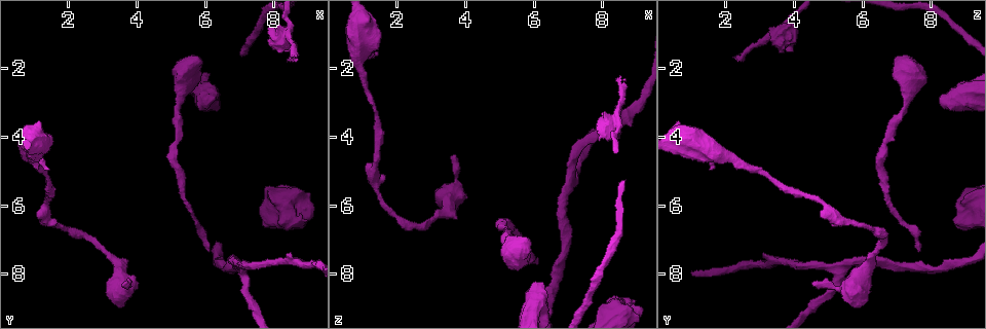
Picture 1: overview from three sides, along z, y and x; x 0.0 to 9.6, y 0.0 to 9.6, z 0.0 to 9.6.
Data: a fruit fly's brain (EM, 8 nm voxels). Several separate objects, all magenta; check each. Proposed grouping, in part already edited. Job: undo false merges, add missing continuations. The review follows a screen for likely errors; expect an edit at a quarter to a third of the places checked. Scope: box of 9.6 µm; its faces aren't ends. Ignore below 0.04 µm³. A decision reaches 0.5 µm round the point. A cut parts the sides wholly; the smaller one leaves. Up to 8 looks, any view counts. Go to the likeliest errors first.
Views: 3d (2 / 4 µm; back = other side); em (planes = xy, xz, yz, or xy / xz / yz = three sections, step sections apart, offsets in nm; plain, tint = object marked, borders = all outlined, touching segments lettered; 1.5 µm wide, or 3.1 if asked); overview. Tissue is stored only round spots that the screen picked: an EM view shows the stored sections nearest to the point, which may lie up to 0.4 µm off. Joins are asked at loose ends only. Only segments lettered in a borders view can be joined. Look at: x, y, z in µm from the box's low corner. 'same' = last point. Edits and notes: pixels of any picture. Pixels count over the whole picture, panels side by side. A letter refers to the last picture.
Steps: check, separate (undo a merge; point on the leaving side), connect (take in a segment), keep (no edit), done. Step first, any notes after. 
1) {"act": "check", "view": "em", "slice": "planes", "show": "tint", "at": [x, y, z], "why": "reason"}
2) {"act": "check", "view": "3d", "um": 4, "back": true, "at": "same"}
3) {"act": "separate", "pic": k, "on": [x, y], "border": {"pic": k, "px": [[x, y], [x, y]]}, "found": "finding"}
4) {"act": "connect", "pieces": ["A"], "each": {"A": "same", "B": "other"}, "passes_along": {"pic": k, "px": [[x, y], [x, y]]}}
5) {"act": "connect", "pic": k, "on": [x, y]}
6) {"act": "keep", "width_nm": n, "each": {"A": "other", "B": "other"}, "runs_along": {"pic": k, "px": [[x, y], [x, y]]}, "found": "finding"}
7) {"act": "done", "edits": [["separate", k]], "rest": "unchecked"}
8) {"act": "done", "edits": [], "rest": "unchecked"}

{"act": "check", "view": "3d", "um": 2, "at": [8.45, 1.75, 2.30], "why": "free end"}

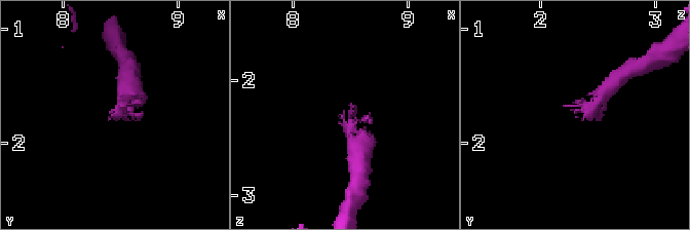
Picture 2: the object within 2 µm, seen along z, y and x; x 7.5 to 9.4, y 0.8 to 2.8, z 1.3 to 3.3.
{"act": "check", "view": "em", "slice": "xy", "step": 8, "show": "tint", "at": [8.40, 1.72, 2.28]}

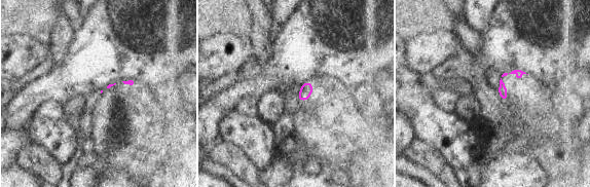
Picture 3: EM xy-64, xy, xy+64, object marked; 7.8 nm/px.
{"act": "check", "view": "em", "slice": "planes", "show": "borders", "at": "same", "why": "cut it another way"}

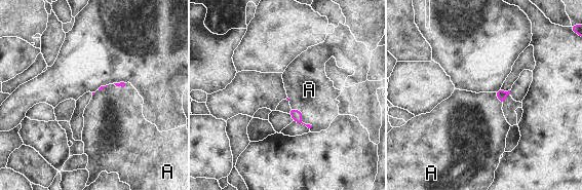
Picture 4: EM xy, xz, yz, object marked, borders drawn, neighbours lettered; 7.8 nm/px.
{"act": "connect", "pic": 4, "on": [309, 89], "each": {"A": "same"}, "found": "it goes on there"}

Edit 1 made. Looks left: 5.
{"act": "check", "view": "overview"}

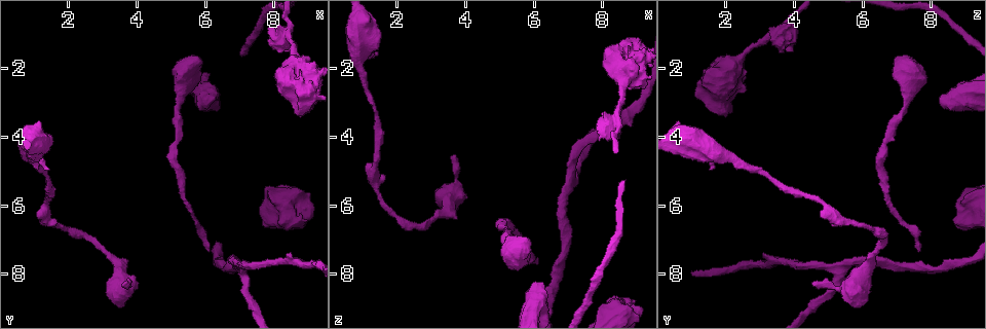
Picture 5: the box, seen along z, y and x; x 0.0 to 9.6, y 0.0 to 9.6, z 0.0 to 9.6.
{"act": "check", "view": "3d", "um": 2, "at": [6.05, 7.25, 7.60], "why": "thin end"}

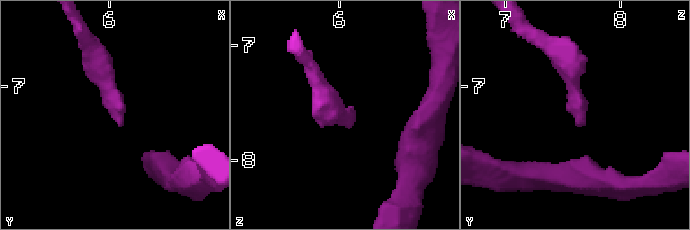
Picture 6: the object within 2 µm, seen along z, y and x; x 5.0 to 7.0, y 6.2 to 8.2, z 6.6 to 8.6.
{"act": "check", "view": "em", "slice": "planes", "show": "borders", "at": [6.12, 7.32, 7.60]}

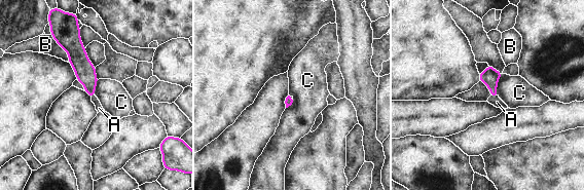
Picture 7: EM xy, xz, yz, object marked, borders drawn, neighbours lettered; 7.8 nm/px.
{"act": "connect", "pic": 7, "on": [497, 102], "each": {"A": "same", "B": "other", "C": "other"}, "found": "the neuron continues"}

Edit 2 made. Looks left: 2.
{"act": "check", "view": "overview", "why": "see it whole again"}

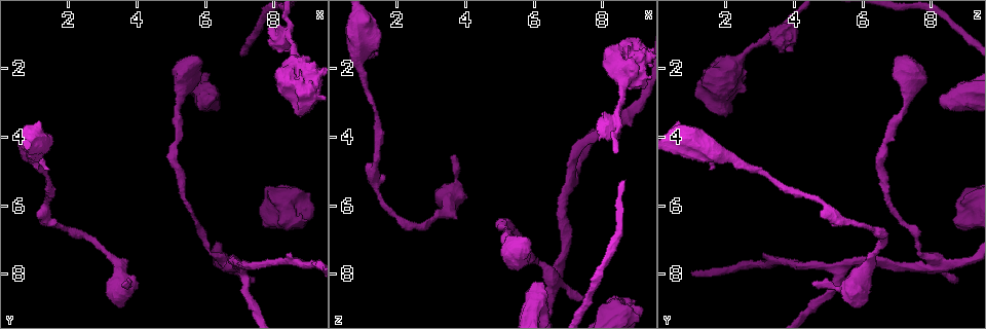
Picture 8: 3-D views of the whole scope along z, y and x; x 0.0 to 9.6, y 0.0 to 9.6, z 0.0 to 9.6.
{"act": "check", "view": "em", "slice": "planes", "show": "borders", "at": [1.45, 6.50, 5.60], "why": "calibre changes"}

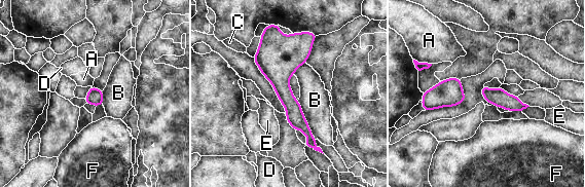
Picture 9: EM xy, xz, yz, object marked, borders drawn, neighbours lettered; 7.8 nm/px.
{"act": "keep", "width_nm": 130, "each": {"A": "other", "B": "other", "C": "other", "D": "other", "E": "other", "F": "other"}, "border": {"pic": 9, "px": [[297, 100], [308, 127], [316, 139]]}, "found": "continuous, no second neuron"}

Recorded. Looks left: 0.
{"act": "done", "edits": [["connect", 4], ["connect", 7]], "rest": "unchecked"}

